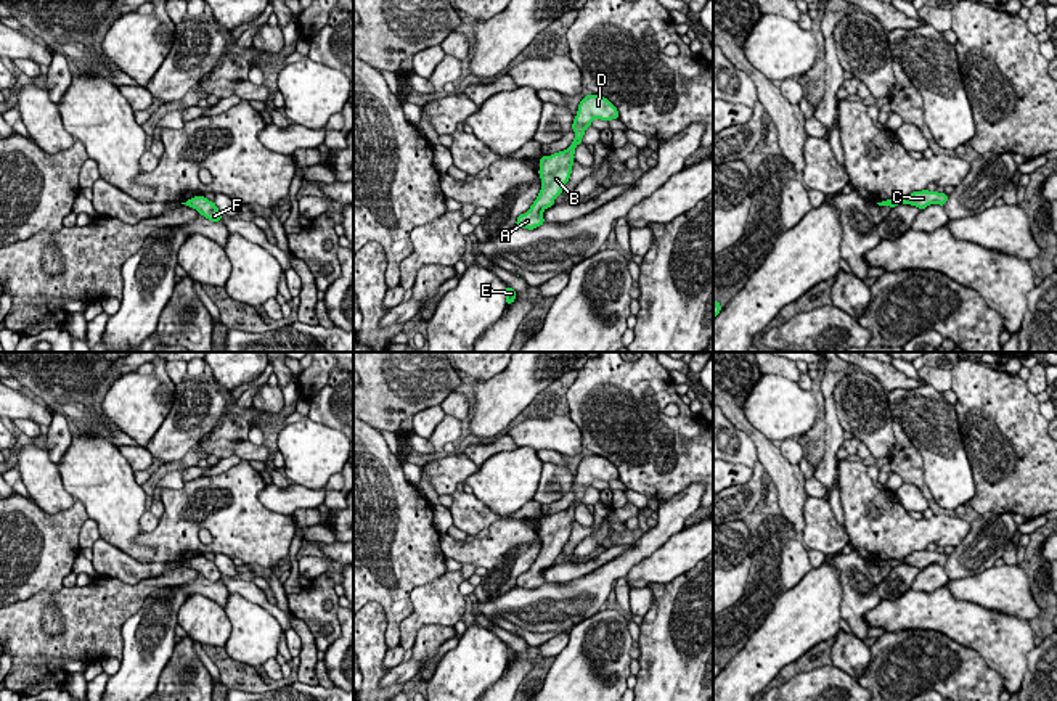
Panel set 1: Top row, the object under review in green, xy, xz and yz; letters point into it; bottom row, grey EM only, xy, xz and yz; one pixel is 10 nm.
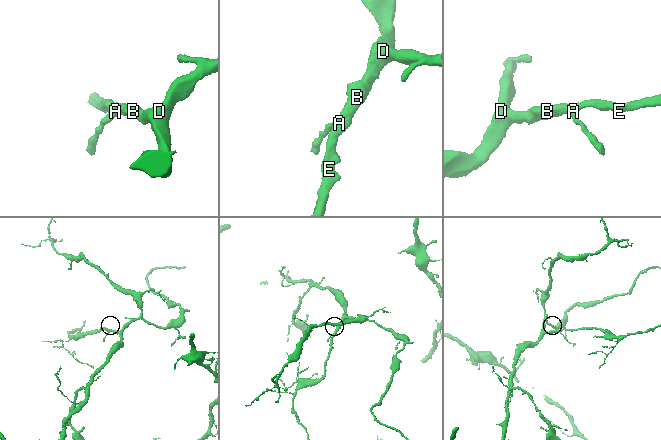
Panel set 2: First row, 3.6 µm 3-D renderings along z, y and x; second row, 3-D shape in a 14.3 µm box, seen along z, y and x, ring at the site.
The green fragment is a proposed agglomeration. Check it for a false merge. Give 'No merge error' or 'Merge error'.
No merge error

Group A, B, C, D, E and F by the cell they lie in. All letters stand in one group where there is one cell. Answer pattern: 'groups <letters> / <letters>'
groups A B C D E F

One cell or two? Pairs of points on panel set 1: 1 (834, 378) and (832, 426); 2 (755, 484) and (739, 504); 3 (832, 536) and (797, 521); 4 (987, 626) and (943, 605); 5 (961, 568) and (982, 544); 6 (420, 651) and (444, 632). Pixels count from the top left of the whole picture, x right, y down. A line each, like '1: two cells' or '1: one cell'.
1: one cell
2: one cell
3: two cells
4: one cell
5: one cell
6: one cell

